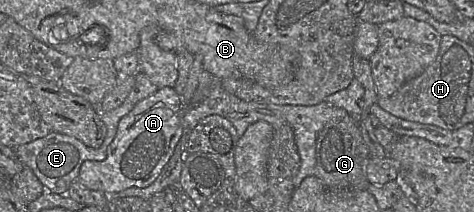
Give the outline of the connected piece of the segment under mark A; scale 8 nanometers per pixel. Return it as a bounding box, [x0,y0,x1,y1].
[77,87,184,196]

